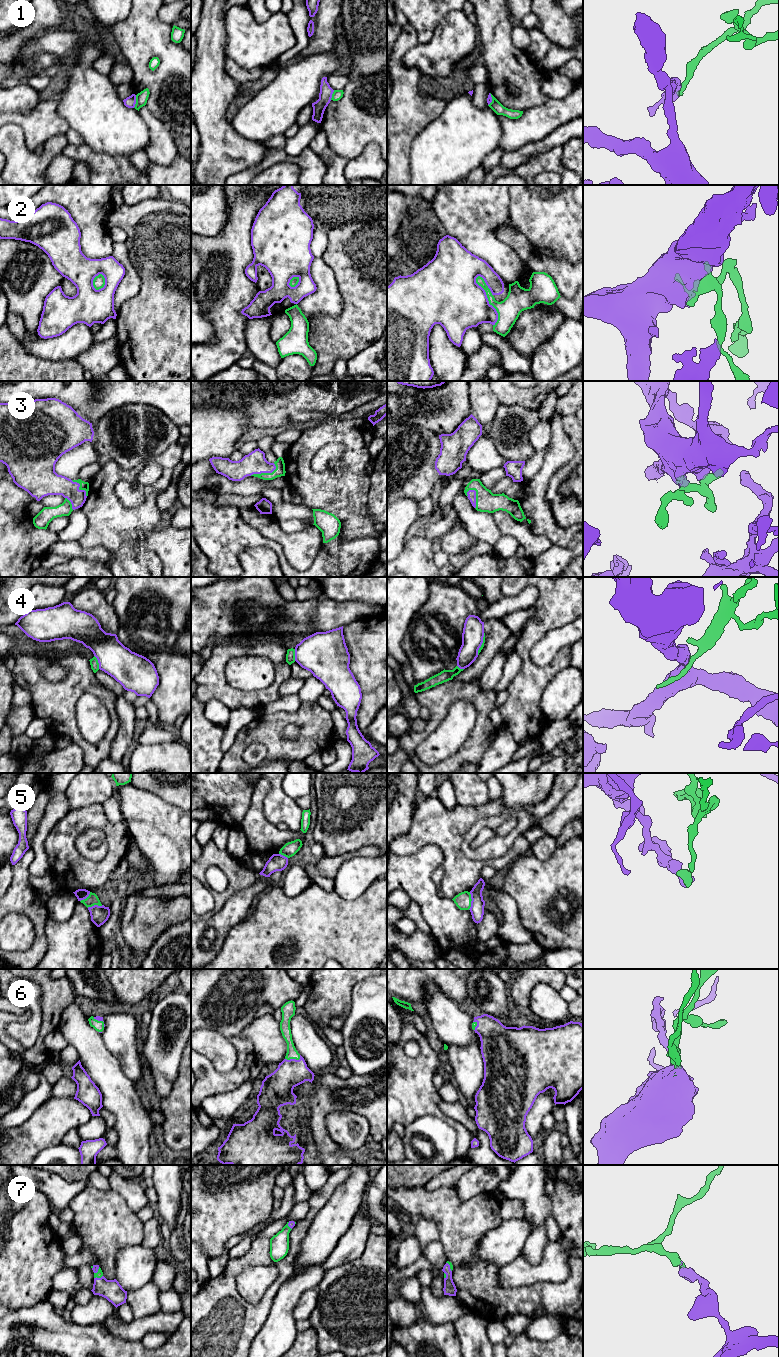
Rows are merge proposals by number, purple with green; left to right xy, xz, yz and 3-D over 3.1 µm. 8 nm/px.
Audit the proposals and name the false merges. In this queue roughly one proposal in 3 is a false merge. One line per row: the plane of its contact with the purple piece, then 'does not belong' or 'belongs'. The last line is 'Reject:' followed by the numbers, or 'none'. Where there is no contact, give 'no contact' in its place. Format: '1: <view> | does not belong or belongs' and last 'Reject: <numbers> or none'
1: xy | does not belong
2: yz | does not belong
3: xz | belongs
4: xy | does not belong
5: yz | does not belong
6: xz | belongs
7: xy | belongs
Reject: 1, 2, 4, 5

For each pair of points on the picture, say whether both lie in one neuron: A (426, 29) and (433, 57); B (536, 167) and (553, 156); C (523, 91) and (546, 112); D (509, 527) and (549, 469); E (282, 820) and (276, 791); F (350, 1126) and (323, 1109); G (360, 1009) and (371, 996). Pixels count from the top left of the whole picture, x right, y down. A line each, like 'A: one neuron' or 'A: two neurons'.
A: two neurons
B: one neuron
C: two neurons
D: two neurons
E: one neuron
F: two neurons
G: one neuron

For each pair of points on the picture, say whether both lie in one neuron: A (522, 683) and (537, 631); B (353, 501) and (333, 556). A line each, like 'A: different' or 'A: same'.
A: same
B: different

